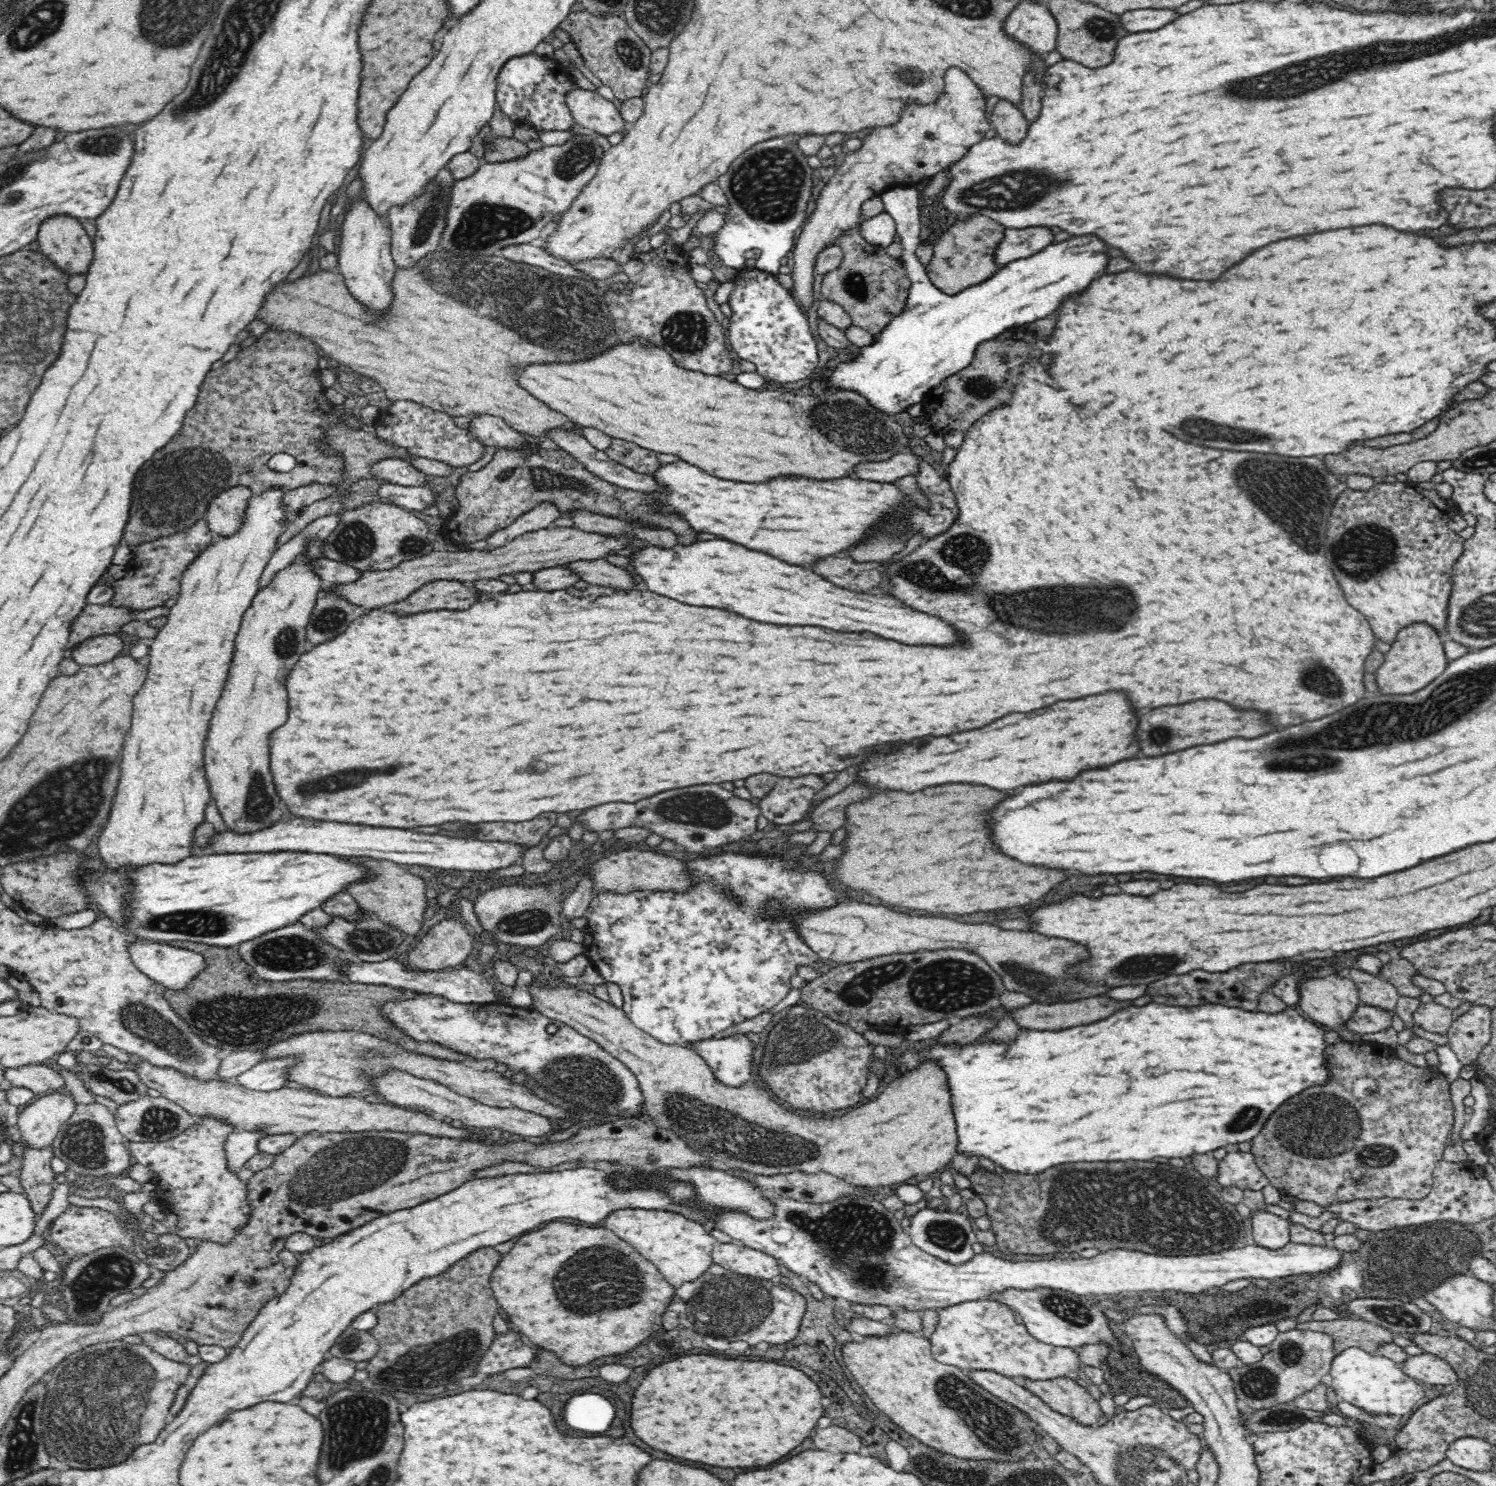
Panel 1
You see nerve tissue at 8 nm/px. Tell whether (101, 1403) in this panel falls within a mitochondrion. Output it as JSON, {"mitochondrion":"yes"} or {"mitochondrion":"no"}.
{"mitochondrion":"yes"}

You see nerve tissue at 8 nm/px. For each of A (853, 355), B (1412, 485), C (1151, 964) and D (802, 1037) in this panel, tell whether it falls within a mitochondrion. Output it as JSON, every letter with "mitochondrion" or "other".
{"A":"other","B":"other","C":"mitochondrion","D":"mitochondrion"}

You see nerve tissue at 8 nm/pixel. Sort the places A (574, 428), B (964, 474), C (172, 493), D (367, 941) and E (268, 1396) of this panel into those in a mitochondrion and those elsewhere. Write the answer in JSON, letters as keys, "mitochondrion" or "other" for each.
{"A":"other","B":"other","C":"mitochondrion","D":"mitochondrion","E":"other"}

